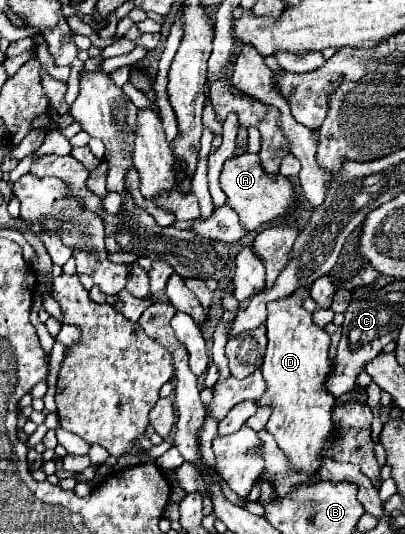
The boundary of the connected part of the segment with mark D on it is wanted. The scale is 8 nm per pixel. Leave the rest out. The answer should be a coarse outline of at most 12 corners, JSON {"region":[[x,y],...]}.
{"region":[[268,303],[266,431],[314,477],[336,433],[330,337],[302,307]]}

